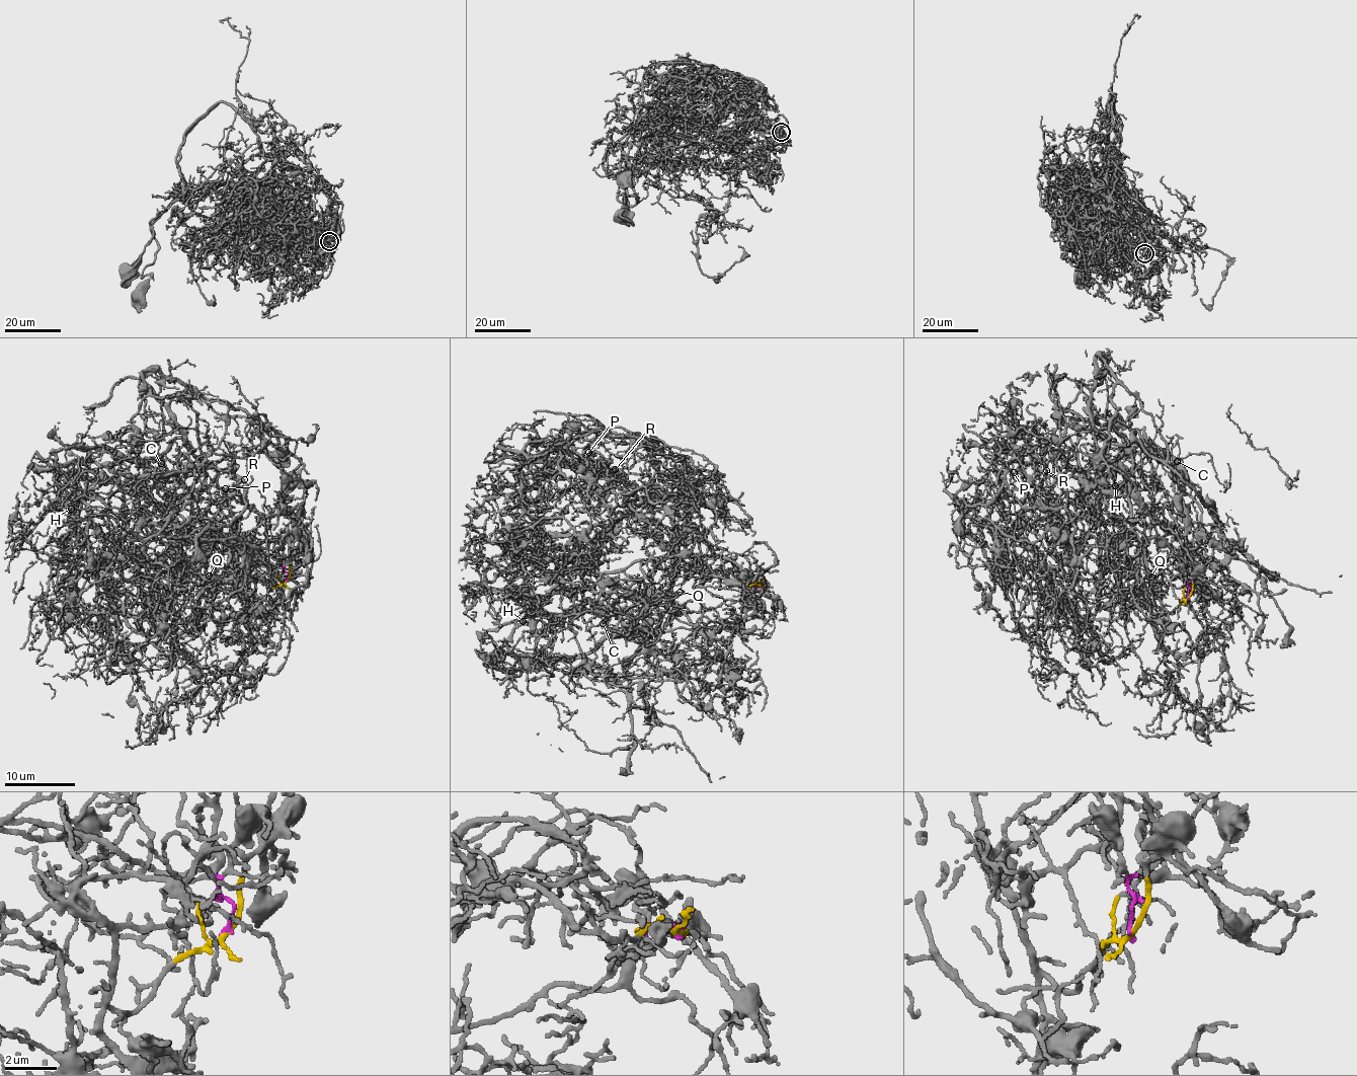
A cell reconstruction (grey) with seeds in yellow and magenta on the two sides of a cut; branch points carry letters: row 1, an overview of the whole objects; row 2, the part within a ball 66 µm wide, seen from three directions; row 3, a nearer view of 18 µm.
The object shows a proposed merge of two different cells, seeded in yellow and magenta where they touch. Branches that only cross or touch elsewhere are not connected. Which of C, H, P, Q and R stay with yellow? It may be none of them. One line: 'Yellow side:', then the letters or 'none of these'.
Yellow side: P, R

